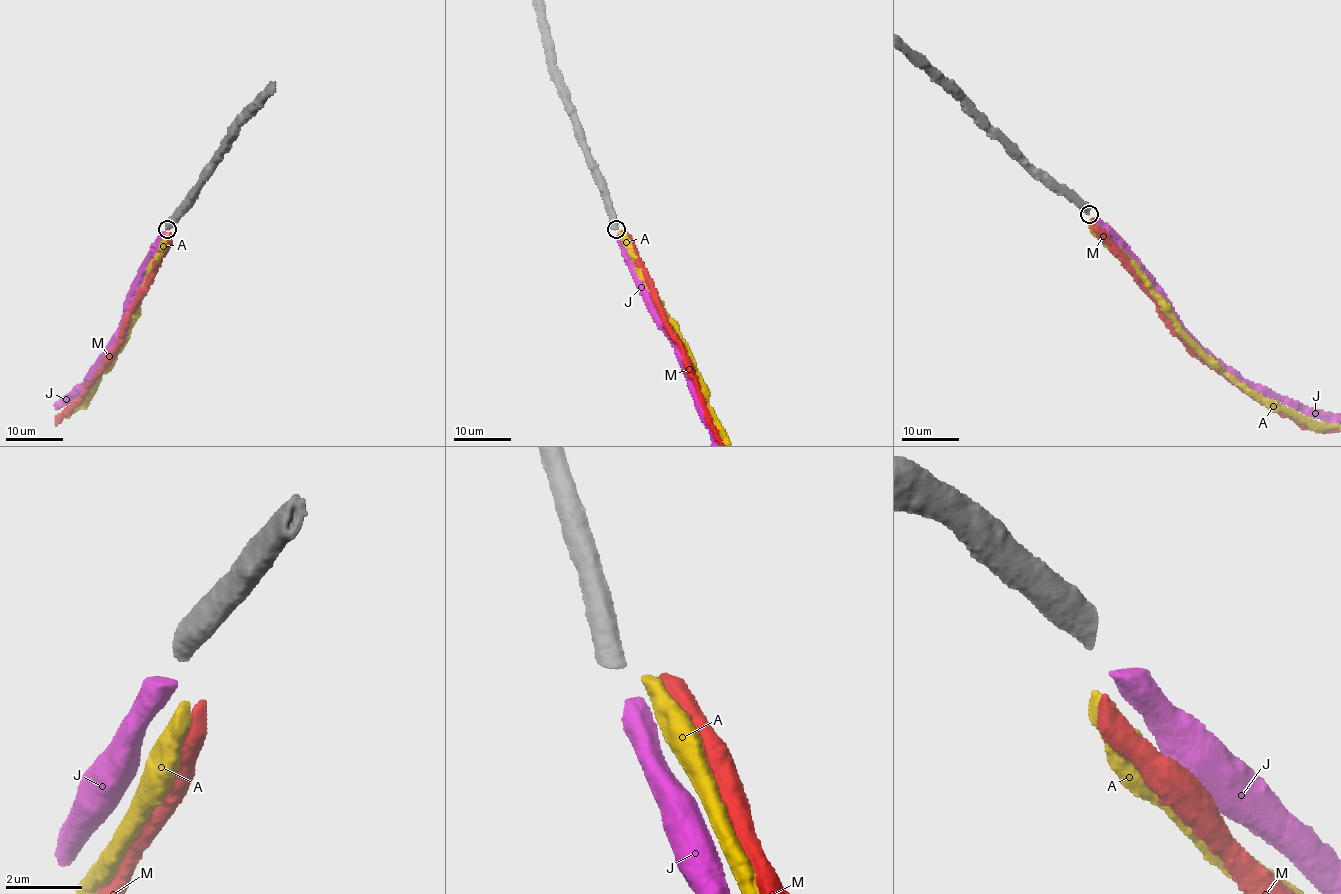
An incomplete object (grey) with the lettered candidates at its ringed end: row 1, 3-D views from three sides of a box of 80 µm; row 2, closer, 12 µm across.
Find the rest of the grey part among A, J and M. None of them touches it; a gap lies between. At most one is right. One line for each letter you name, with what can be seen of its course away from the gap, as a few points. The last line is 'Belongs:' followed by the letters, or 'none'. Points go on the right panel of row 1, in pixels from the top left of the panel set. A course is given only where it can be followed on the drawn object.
Belongs: J

